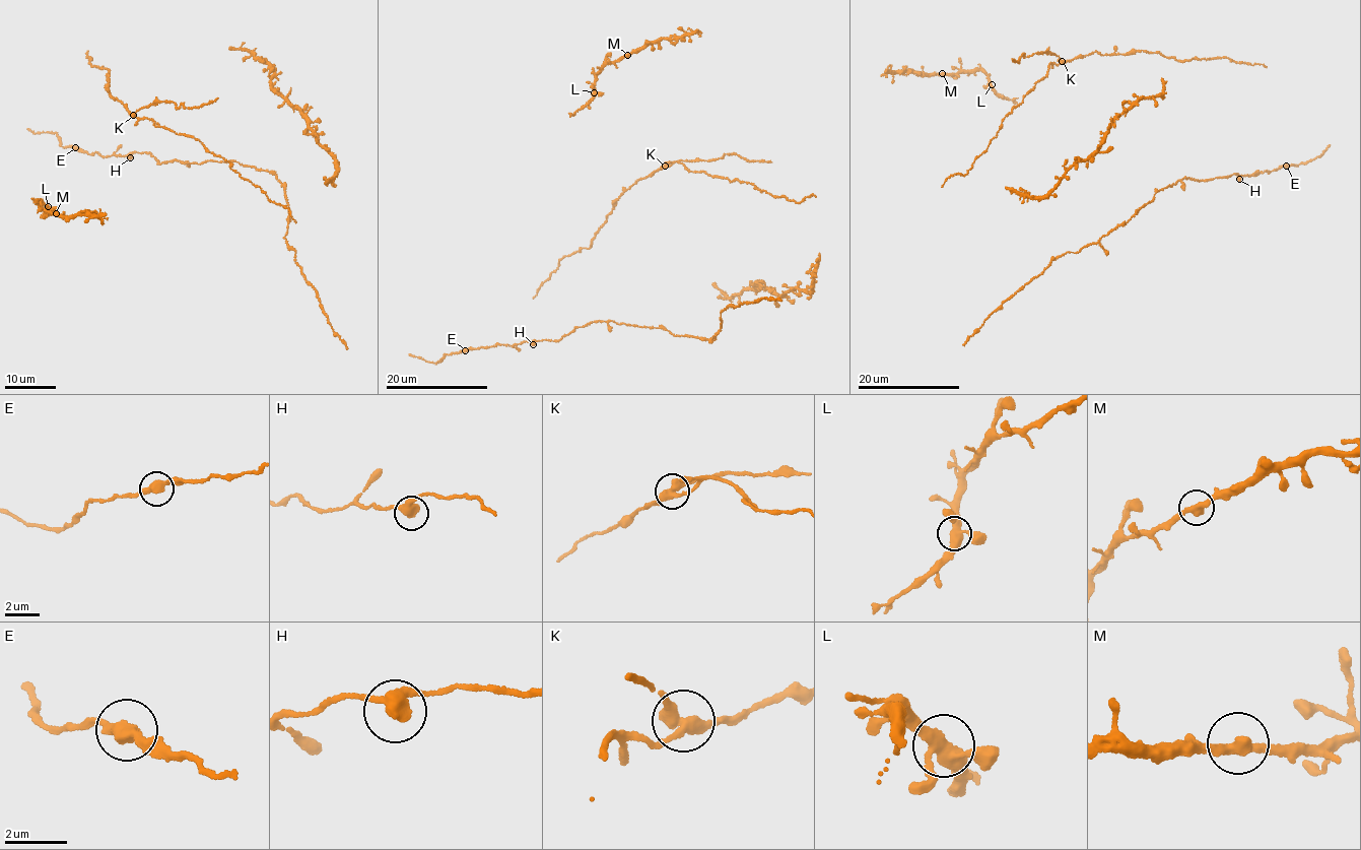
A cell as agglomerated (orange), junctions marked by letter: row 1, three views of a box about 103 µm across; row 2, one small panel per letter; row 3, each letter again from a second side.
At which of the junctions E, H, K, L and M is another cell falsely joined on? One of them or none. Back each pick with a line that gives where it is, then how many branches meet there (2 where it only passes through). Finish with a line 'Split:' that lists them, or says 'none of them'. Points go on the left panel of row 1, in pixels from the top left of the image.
K: (133, 115) | 3
Split: K

